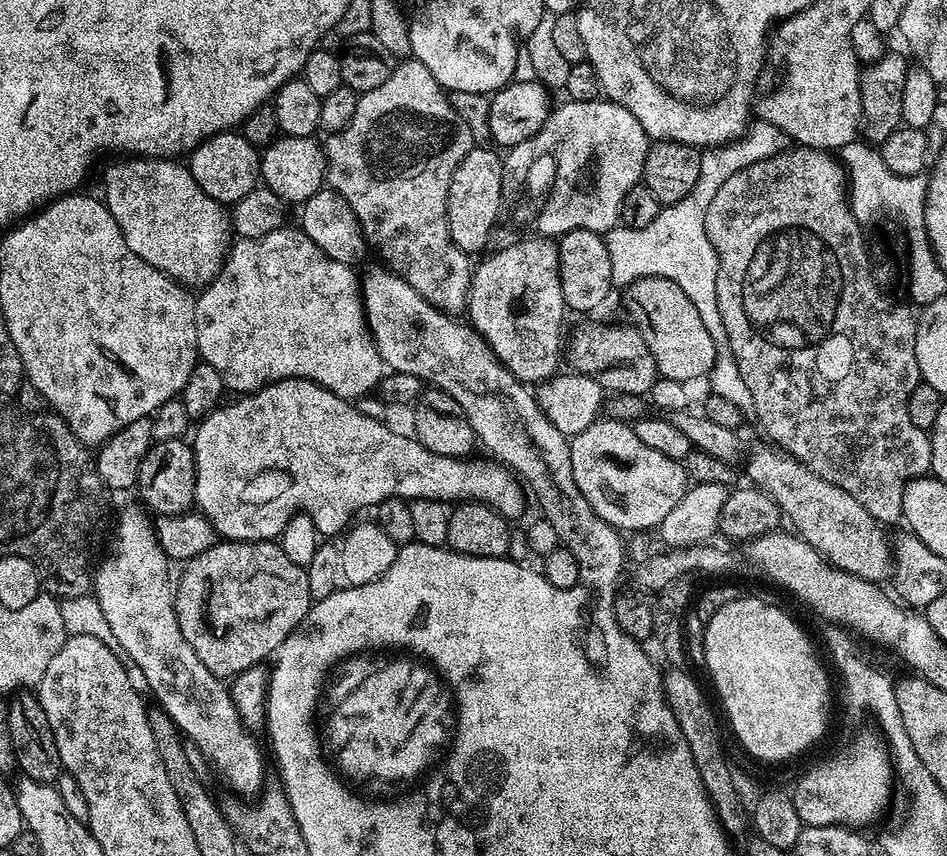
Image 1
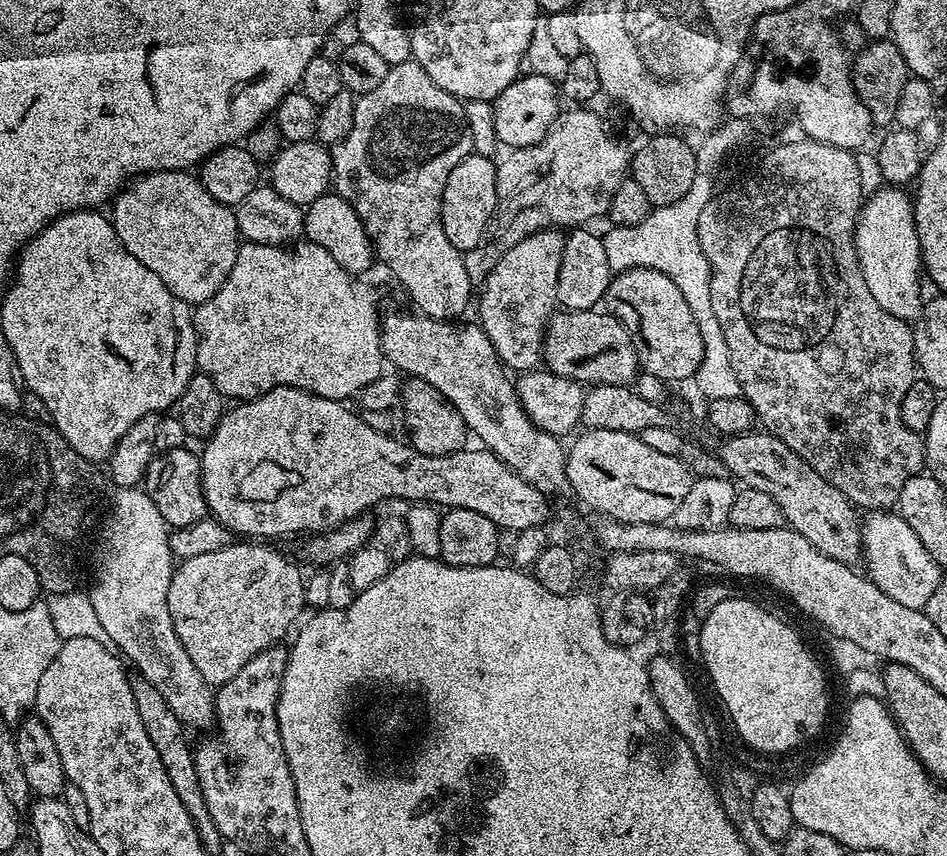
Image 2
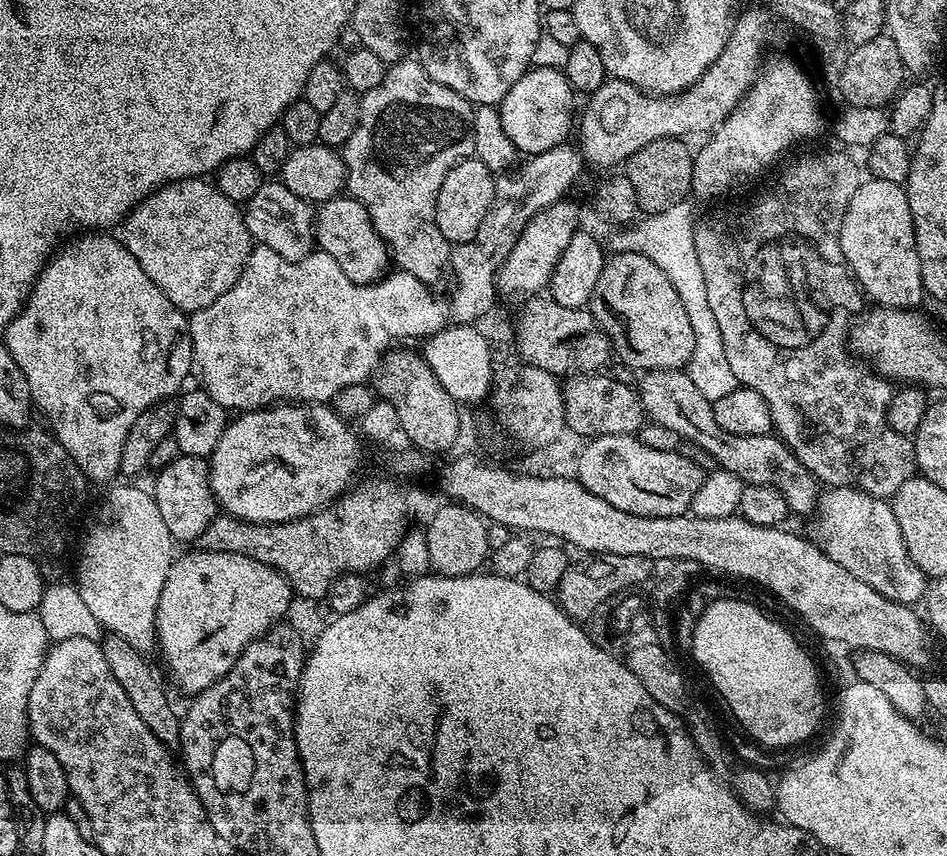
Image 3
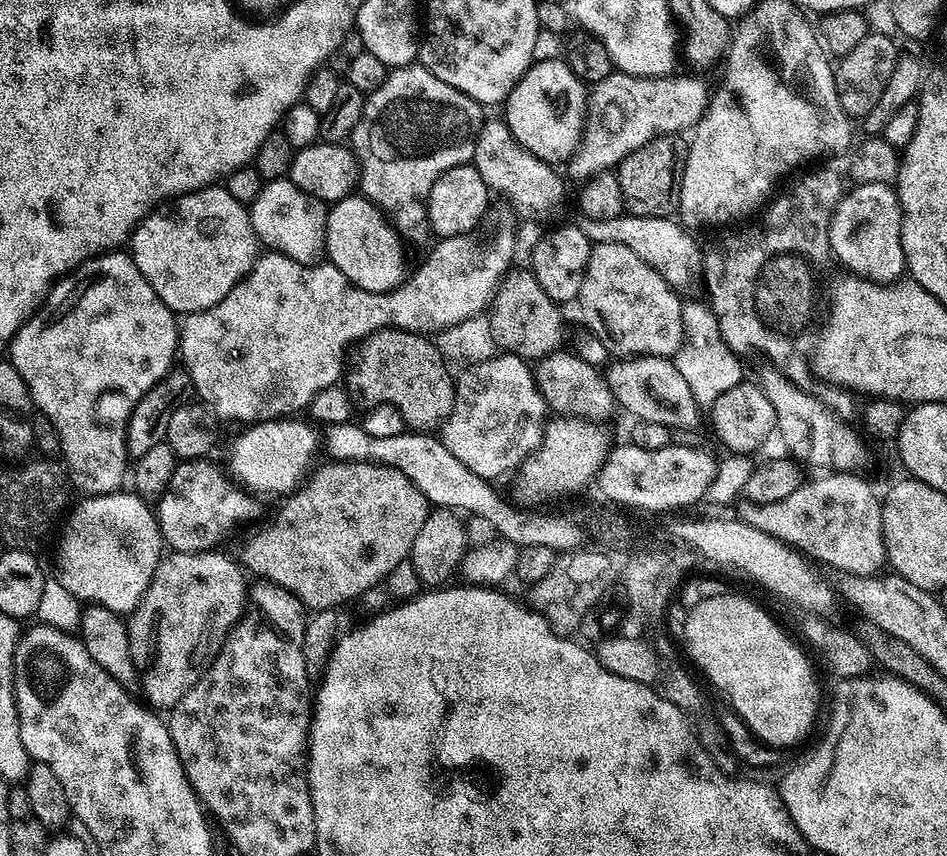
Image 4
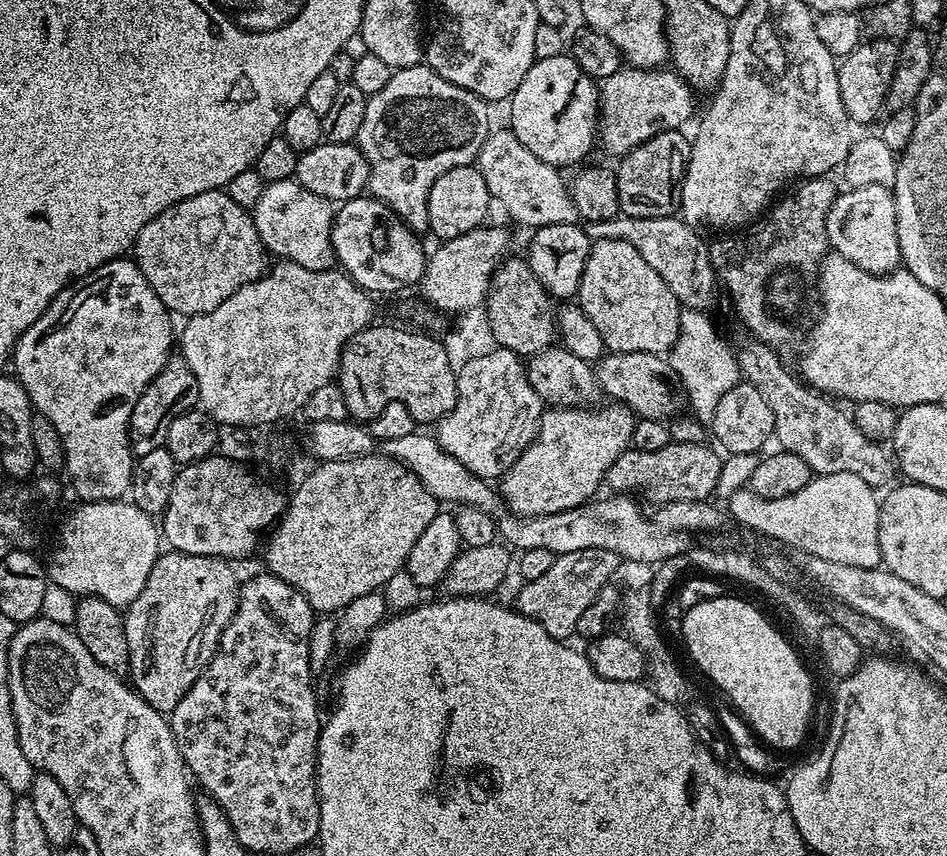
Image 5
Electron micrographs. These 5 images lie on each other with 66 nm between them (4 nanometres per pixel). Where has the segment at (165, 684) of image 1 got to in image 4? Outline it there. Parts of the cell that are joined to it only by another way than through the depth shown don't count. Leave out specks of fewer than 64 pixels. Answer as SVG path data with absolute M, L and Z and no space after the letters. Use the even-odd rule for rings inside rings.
M117 490L104 496L88 496L80 505L67 513L62 524L64 537L60 540L60 549L56 552L55 575L62 586L70 590L81 602L99 606L119 614L131 614L139 607L147 594L152 579L160 566L162 553L166 545L160 534L160 523L151 504L135 491Z

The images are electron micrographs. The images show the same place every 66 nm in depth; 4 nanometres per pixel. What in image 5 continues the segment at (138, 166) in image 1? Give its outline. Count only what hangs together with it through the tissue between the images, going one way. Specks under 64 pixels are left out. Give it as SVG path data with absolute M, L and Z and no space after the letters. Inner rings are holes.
M224 190L194 194L194 198L186 198L170 206L146 222L146 226L142 226L134 245L136 264L142 270L146 282L150 282L154 294L158 294L169 313L181 312L184 318L201 316L214 310L214 306L222 306L230 294L263 276L266 271L264 256L266 249L256 229L253 213L238 206L238 202L234 202L234 198L230 198Z

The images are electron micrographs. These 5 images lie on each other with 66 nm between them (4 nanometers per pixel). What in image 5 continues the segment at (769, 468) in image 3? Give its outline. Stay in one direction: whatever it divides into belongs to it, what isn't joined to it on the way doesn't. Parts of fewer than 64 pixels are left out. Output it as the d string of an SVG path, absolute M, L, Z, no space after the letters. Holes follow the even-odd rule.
M608 352L595 361L594 369L601 393L613 401L627 405L637 417L668 422L671 421L671 416L679 414L680 407L685 407L686 397L681 389L680 379L663 355L655 352Z

